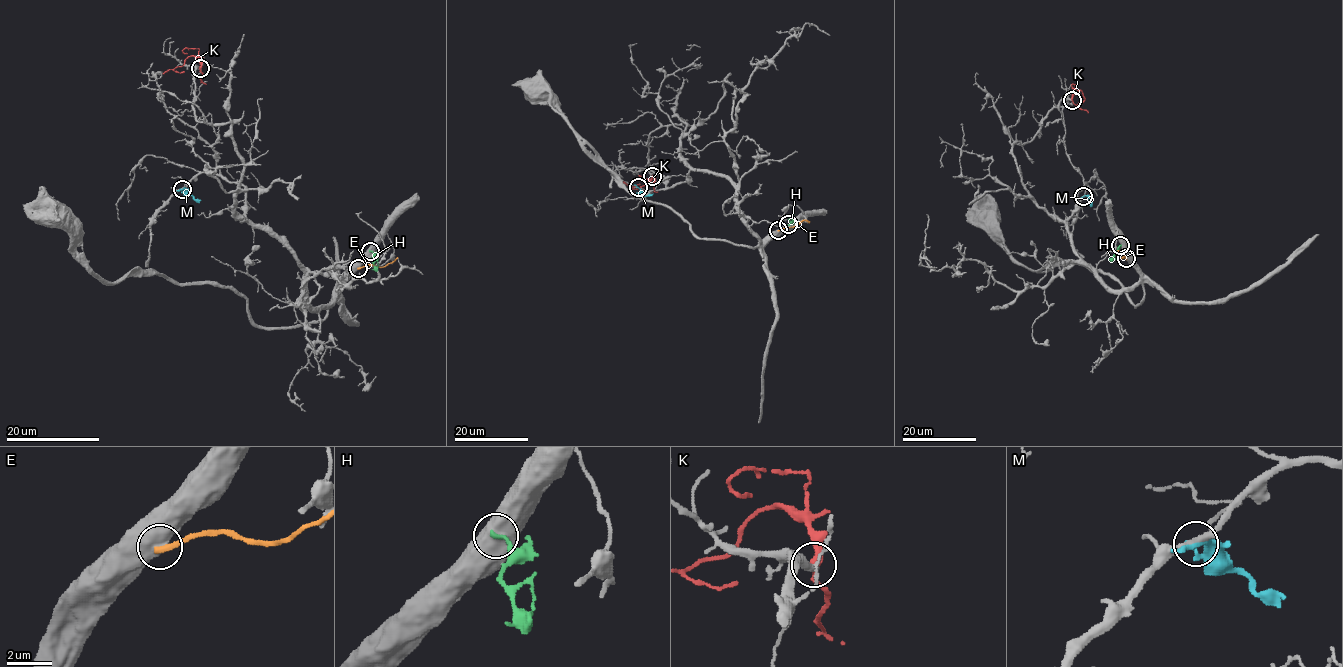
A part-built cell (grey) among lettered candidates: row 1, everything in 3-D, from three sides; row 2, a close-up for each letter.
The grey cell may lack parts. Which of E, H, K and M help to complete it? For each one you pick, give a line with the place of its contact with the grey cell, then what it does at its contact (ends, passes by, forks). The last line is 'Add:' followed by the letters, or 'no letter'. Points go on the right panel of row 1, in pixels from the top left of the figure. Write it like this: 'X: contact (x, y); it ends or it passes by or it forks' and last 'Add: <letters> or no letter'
K: contact (1072, 100); it passes by
Add: K

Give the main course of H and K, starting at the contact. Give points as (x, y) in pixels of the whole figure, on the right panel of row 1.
H: (1121, 245), (1110, 261)
K: (1072, 99), (1080, 90), (1085, 98), (1077, 104)

